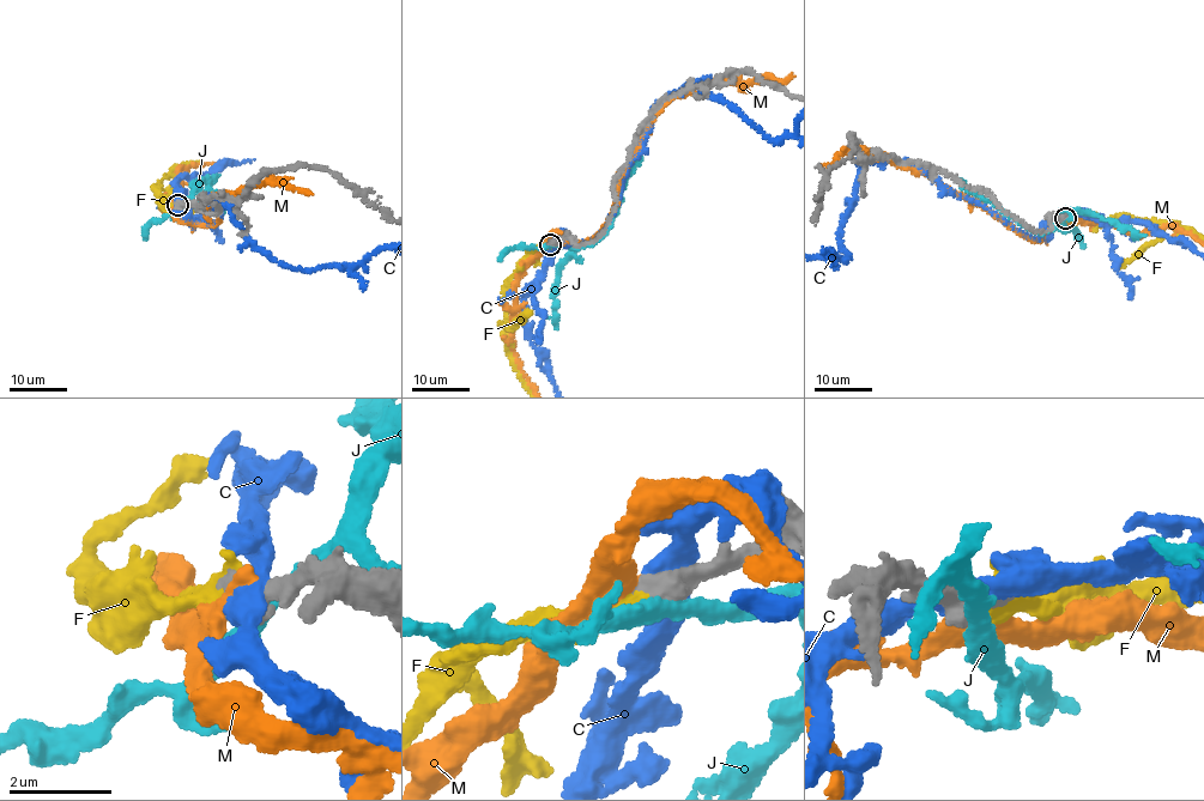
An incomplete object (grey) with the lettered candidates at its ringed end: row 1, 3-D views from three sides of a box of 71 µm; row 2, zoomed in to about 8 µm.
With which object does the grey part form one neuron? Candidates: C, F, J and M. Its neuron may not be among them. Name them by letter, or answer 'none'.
F

